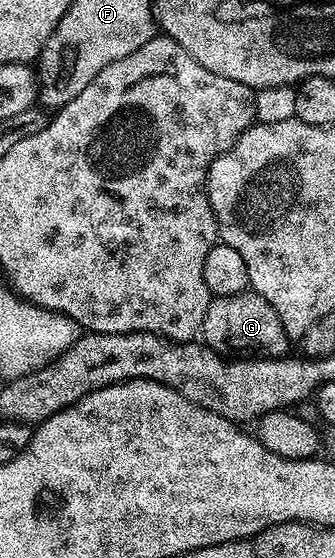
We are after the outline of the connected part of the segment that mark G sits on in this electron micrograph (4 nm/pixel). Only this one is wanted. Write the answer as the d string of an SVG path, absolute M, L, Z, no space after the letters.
M253 290L209 299L202 340L207 347L225 358L279 360L289 355L290 339L283 322L270 302Z

